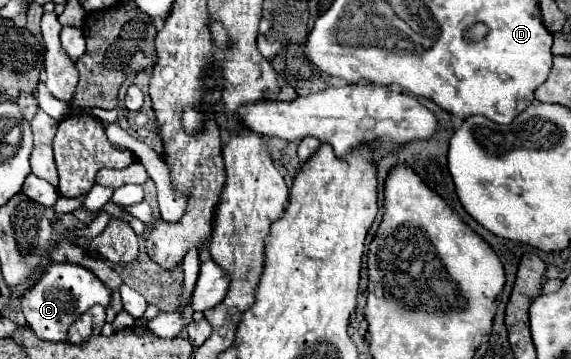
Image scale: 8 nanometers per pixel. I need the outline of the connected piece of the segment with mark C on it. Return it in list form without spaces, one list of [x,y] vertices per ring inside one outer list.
[[[52,263],[50,267],[46,267],[40,281],[26,291],[22,299],[22,311],[30,329],[40,339],[60,343],[68,339],[70,325],[84,311],[88,311],[92,305],[108,307],[108,303],[110,303],[110,293],[94,273],[72,263]]]

